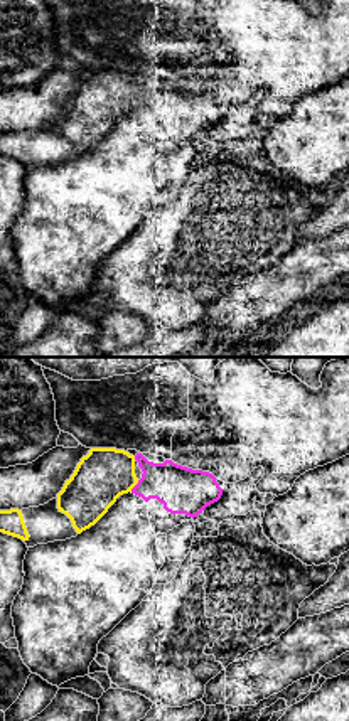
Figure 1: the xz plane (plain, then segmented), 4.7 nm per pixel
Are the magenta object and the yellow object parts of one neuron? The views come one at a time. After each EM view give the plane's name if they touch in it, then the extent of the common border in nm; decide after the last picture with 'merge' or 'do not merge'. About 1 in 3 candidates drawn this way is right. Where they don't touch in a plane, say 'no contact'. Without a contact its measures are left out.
meets magenta in xz; contact 70 nm long

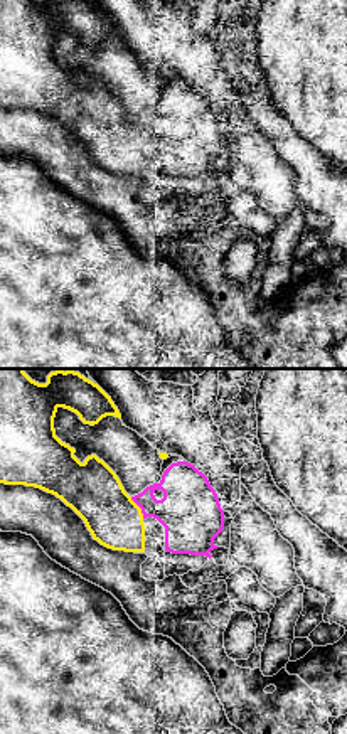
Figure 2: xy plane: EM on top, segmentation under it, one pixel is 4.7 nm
meets magenta in xy; contact 120 nm long

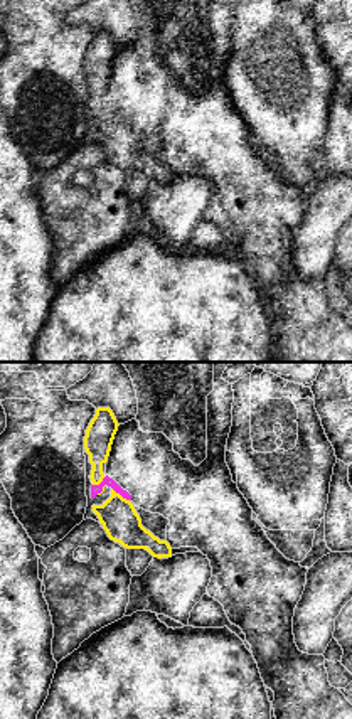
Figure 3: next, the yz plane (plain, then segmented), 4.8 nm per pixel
meets magenta in yz; contact 110 nm long

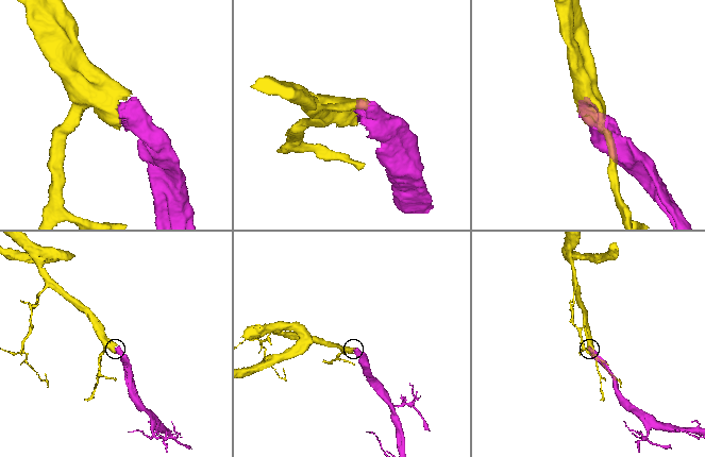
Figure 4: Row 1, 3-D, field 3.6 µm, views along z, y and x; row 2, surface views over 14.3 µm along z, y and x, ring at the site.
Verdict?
merge

